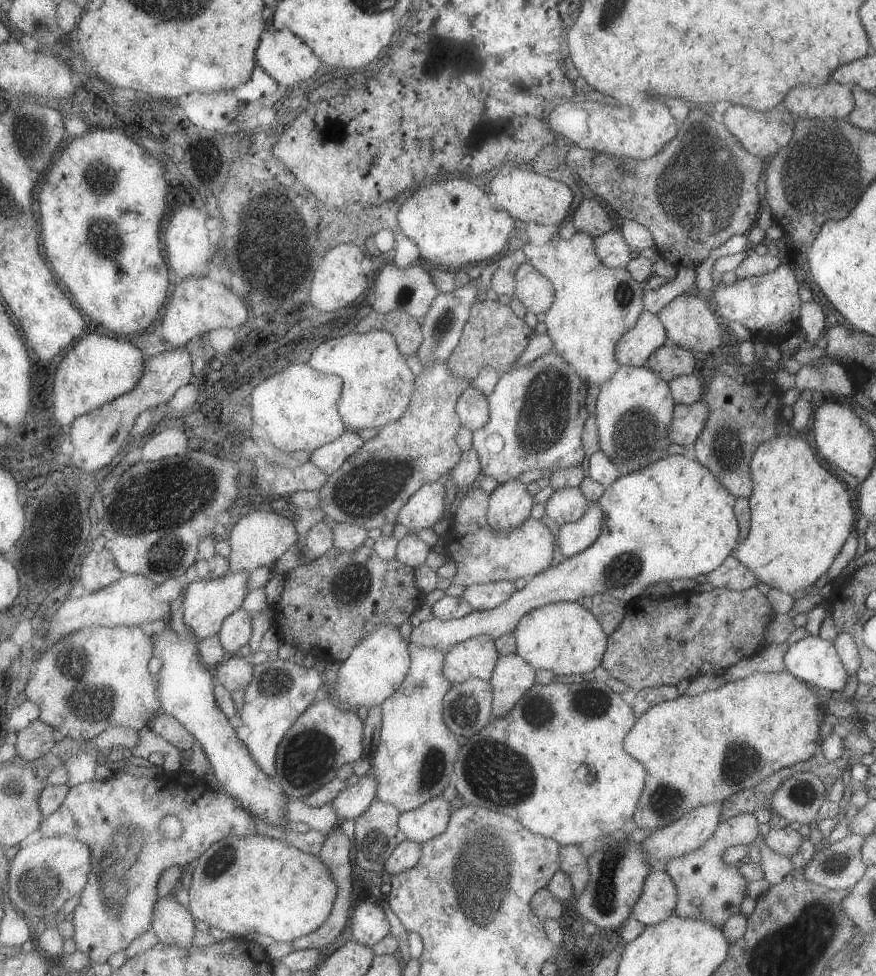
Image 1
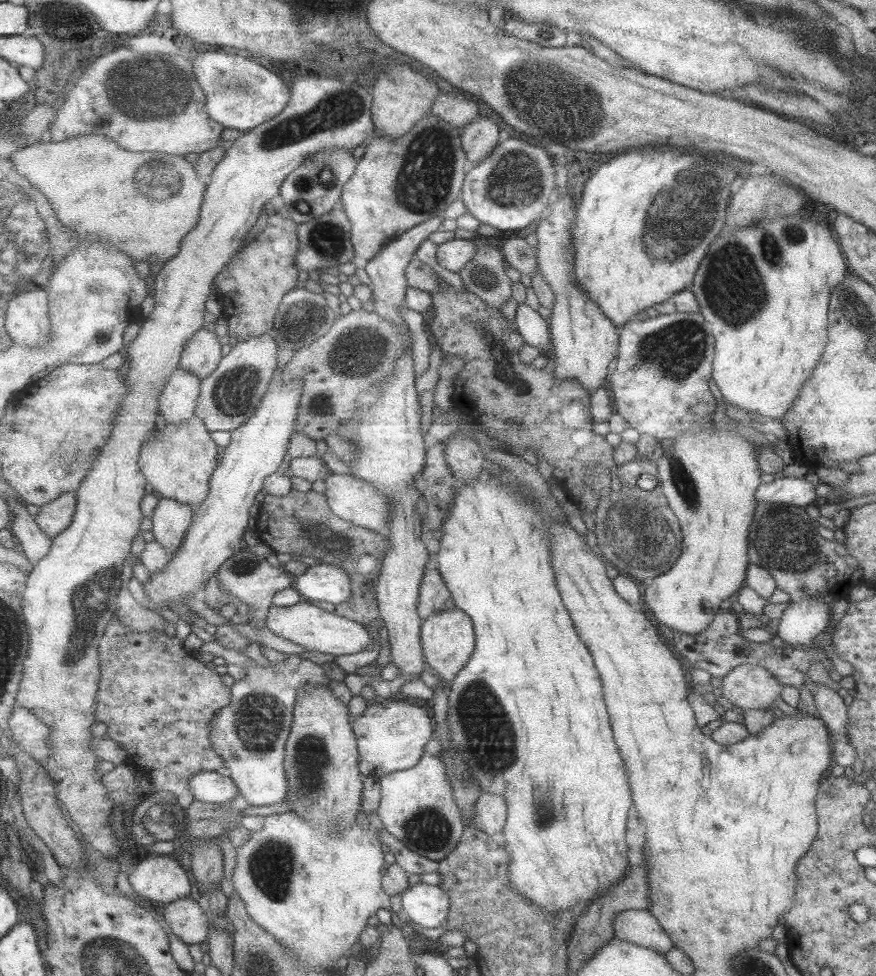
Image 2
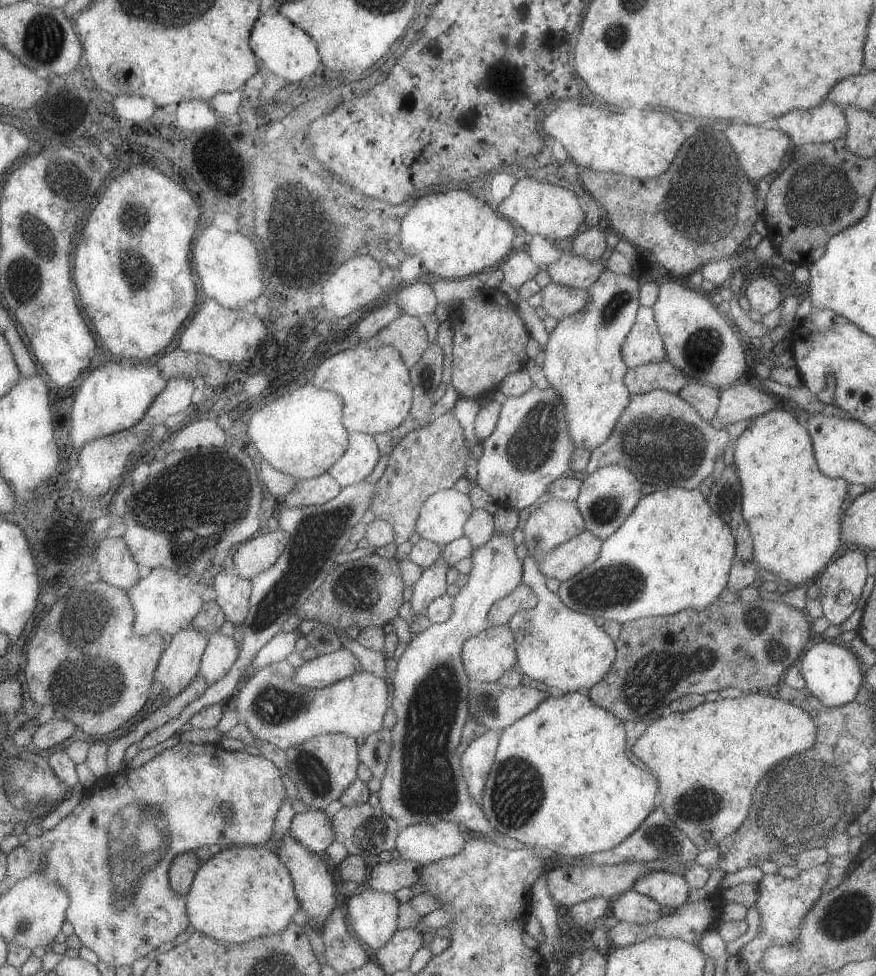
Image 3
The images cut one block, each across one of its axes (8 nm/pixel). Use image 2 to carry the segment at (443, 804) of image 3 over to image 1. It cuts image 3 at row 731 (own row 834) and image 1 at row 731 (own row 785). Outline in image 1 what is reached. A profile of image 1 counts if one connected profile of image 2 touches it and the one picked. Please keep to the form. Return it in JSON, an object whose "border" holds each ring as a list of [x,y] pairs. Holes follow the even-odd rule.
{"border":[[[410,644],[411,668],[397,694],[387,698],[382,704],[383,728],[382,739],[372,761],[373,773],[377,776],[379,800],[393,804],[402,812],[411,812],[421,808],[423,804],[442,796],[443,790],[455,781],[455,765],[459,756],[459,740],[444,719],[444,700],[453,682],[445,678],[445,660],[447,652],[437,648],[427,648],[419,644]]]}

